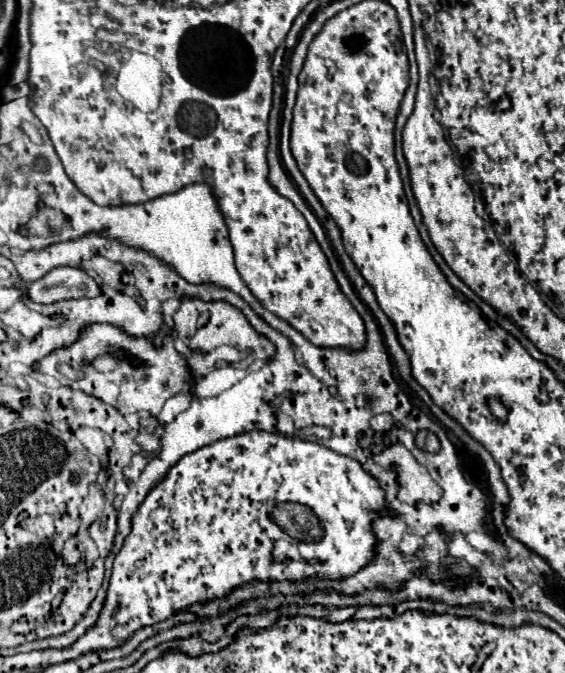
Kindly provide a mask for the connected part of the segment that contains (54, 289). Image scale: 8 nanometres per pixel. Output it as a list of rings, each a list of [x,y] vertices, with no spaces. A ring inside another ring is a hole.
[[[56,267],[42,279],[28,283],[24,293],[34,303],[56,303],[74,297],[98,297],[102,291],[84,269]]]

